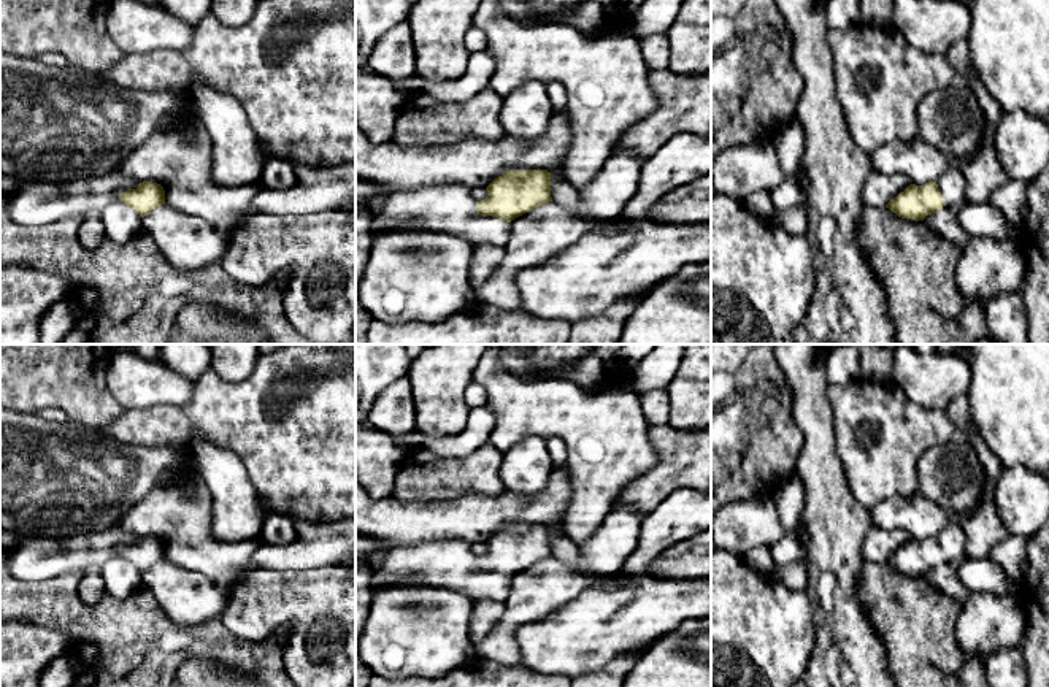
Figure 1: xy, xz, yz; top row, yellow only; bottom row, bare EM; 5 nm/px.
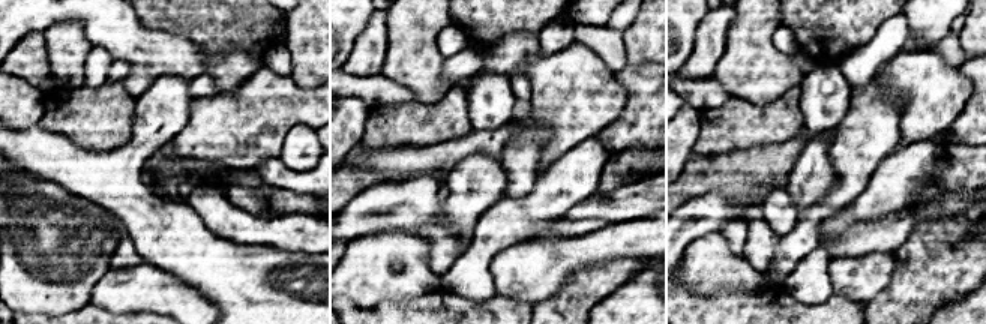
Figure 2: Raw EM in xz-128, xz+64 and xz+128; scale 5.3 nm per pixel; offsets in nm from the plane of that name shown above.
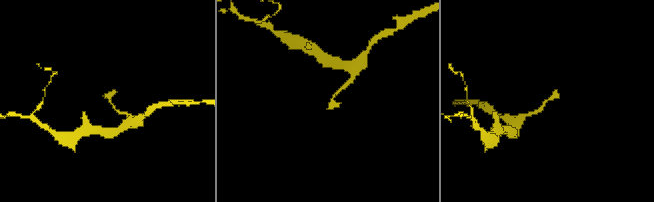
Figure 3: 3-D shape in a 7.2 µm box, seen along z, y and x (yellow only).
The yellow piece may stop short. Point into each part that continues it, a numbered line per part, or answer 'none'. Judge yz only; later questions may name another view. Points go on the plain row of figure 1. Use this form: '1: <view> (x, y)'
1: yz (951, 540)

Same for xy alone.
1: xy (34, 557)

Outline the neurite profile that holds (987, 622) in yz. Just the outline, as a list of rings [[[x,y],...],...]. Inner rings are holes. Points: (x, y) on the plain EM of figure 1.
[[[971,592],[960,608],[955,638],[968,655],[984,663],[993,651],[1019,646],[1025,633],[1025,611],[1019,593]]]

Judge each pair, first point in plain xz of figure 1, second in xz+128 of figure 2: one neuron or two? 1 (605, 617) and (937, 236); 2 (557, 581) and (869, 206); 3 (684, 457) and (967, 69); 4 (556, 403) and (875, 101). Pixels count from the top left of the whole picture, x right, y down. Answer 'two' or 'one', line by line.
1: two
2: one
3: one
4: two

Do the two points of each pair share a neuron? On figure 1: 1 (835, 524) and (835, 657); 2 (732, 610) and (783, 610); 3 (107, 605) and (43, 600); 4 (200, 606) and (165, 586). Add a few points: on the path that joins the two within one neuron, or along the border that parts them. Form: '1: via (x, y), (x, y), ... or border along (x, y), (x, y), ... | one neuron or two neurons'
1: via (843, 557), (845, 624) | one neuron
2: via (745, 610), (770, 610) | one neuron
3: via (91, 611), (64, 611), (59, 606) | one neuron
4: via (192, 598), (173, 586) | one neuron

